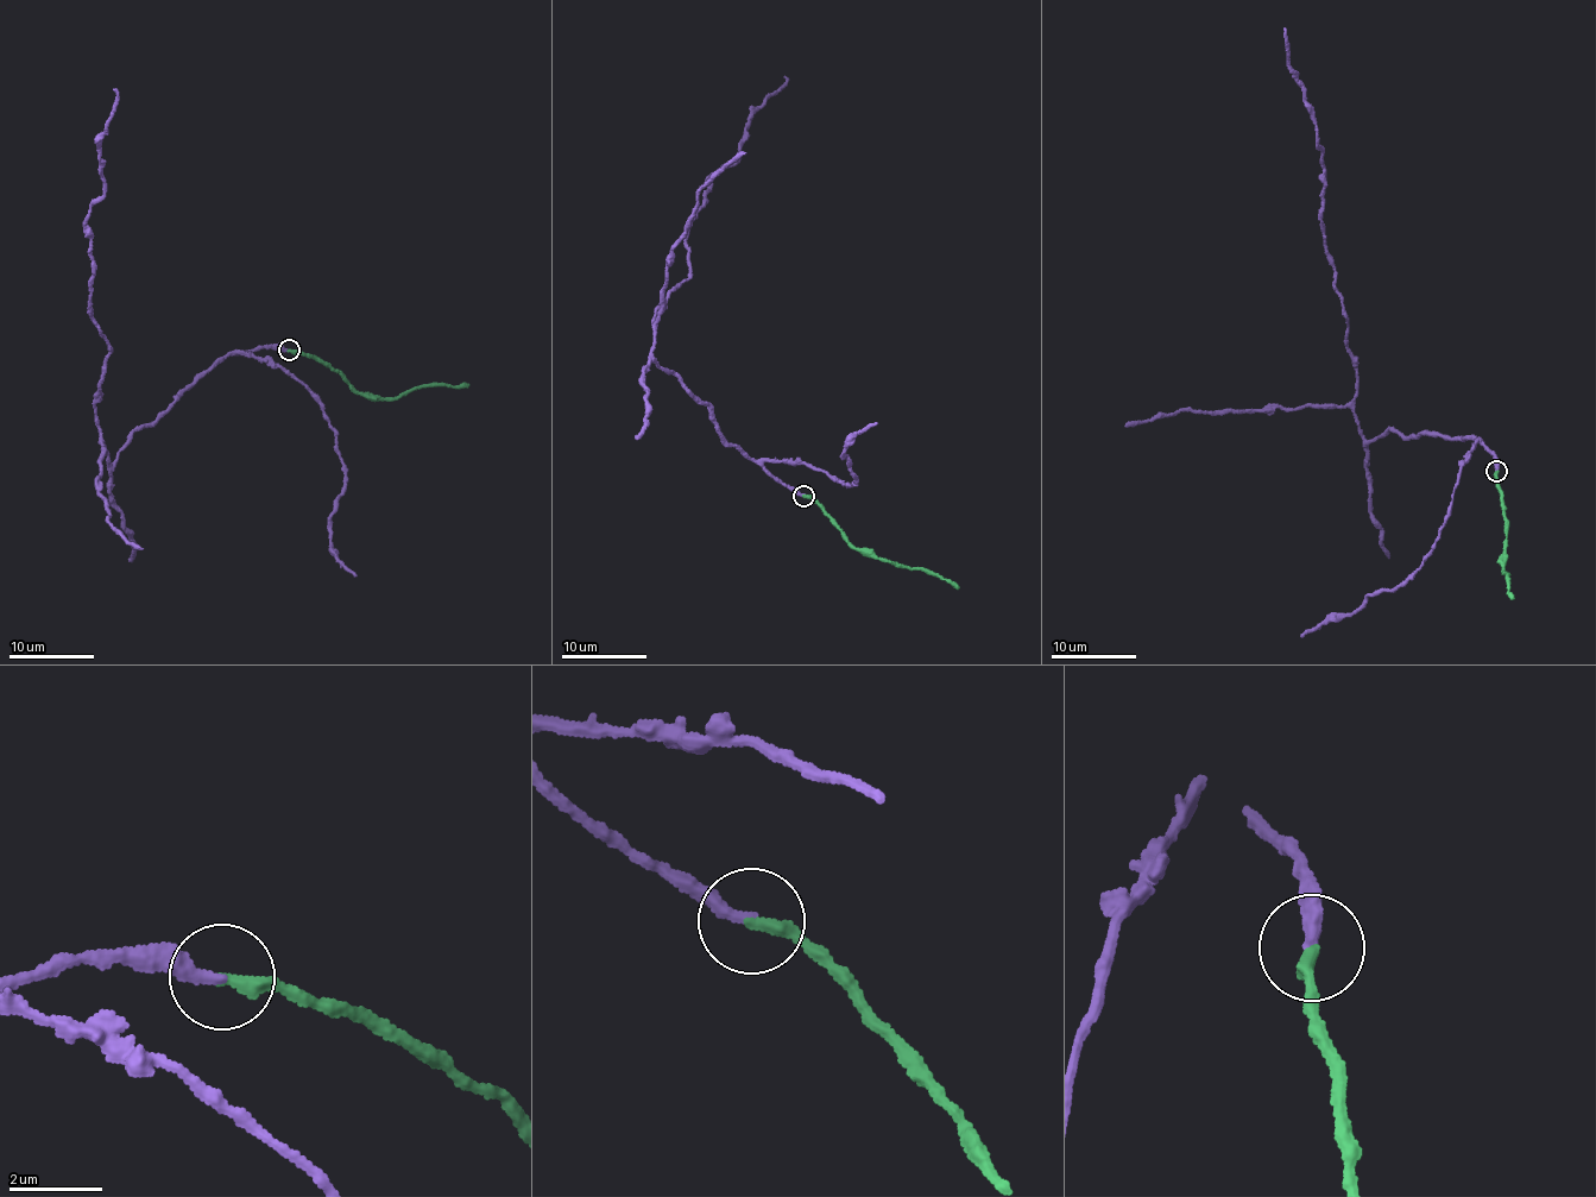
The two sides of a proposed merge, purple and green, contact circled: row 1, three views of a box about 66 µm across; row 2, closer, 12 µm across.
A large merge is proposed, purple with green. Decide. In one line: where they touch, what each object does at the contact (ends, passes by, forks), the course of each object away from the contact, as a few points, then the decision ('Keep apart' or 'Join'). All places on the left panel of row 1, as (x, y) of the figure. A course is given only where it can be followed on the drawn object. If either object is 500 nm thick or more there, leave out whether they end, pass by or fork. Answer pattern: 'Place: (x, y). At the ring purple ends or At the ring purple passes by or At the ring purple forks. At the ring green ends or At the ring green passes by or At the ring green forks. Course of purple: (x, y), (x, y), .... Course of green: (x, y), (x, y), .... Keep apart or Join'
Place: (289, 350). At the ring purple ends. At the ring green ends. Course of purple: (288, 350), (215, 363), (109, 462), (95, 394), (109, 345), (92, 319), (84, 218), (103, 195), (113, 88). Course of green: (288, 350), (310, 356), (339, 373), (360, 394), (397, 398), (423, 385), (468, 385). Join

